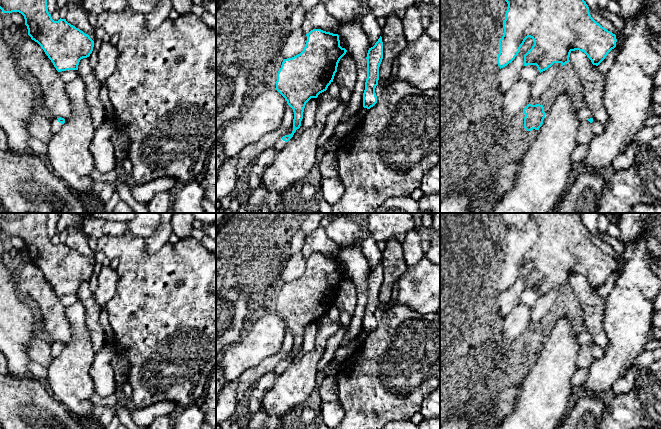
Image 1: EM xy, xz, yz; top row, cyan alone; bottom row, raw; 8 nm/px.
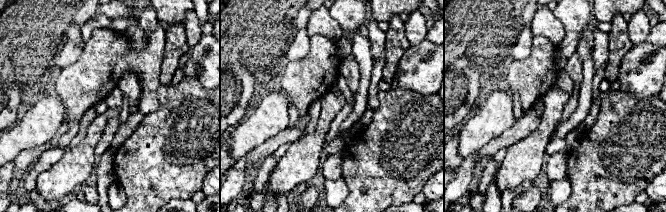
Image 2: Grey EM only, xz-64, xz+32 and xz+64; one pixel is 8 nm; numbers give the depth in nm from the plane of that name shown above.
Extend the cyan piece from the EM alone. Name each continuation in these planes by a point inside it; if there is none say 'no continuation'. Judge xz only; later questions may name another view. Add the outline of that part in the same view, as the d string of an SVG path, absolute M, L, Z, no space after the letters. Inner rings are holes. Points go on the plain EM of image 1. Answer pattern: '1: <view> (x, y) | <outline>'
1: xz (280, 368) | M278 363L278 364L276 365L276 367L274 368L273 373L274 373L276 376L279 376L280 374L282 374L282 373L286 370L287 367L288 367L288 366L285 366L285 365L283 365L282 363Z

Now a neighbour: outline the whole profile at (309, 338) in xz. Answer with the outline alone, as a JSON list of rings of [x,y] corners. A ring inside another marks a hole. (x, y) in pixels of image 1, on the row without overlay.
[[[311,322],[305,329],[303,336],[303,343],[301,345],[301,350],[296,354],[293,361],[299,360],[305,353],[311,351],[315,346],[316,336],[318,332],[317,322]]]

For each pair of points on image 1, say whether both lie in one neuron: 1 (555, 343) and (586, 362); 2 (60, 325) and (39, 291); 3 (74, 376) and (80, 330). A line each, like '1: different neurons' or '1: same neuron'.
1: different neurons
2: same neuron
3: same neuron

